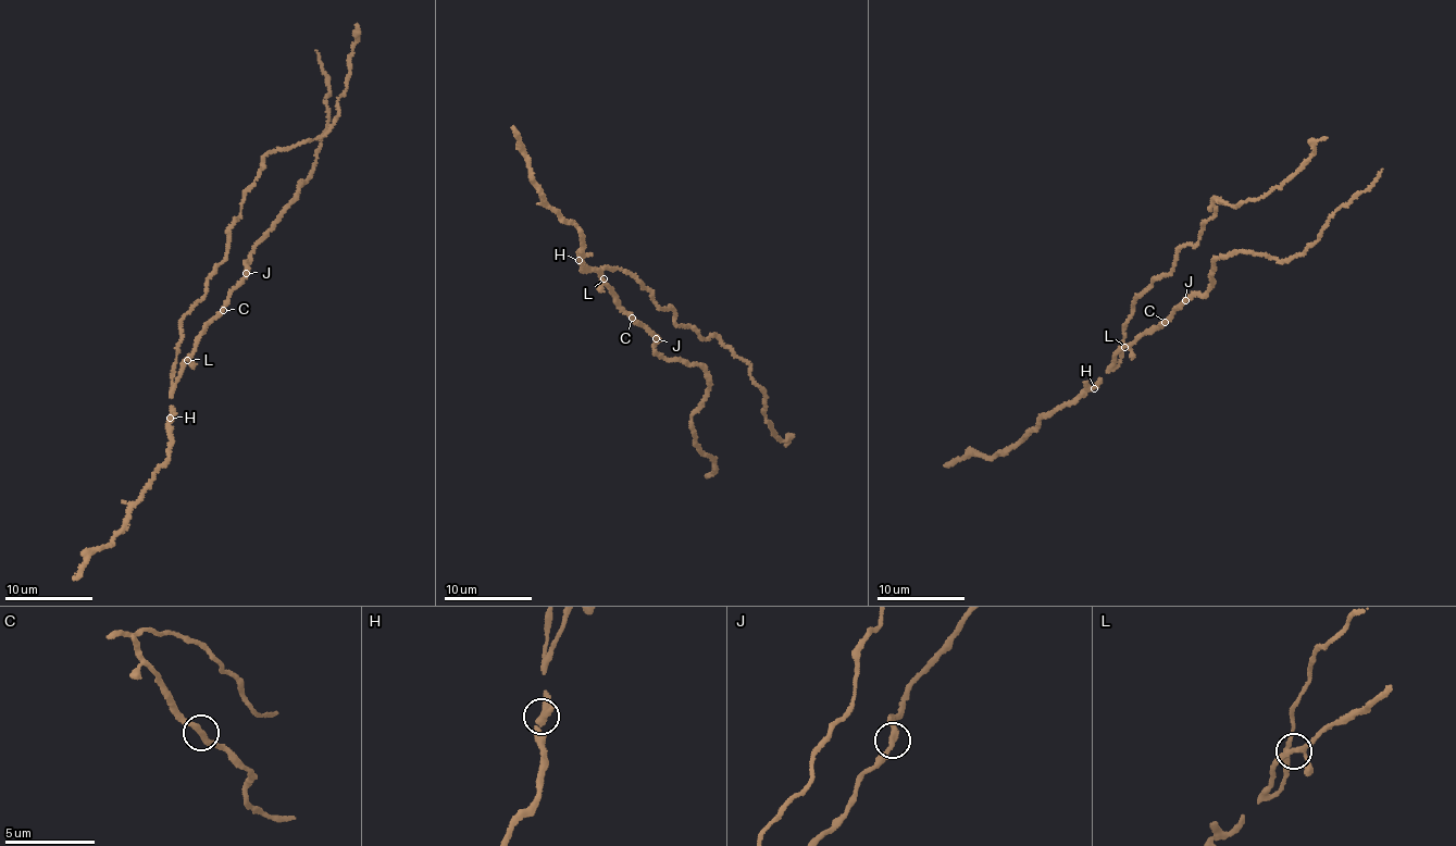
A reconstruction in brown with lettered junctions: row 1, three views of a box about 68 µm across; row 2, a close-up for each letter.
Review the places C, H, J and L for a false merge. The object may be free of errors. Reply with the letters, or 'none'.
none

